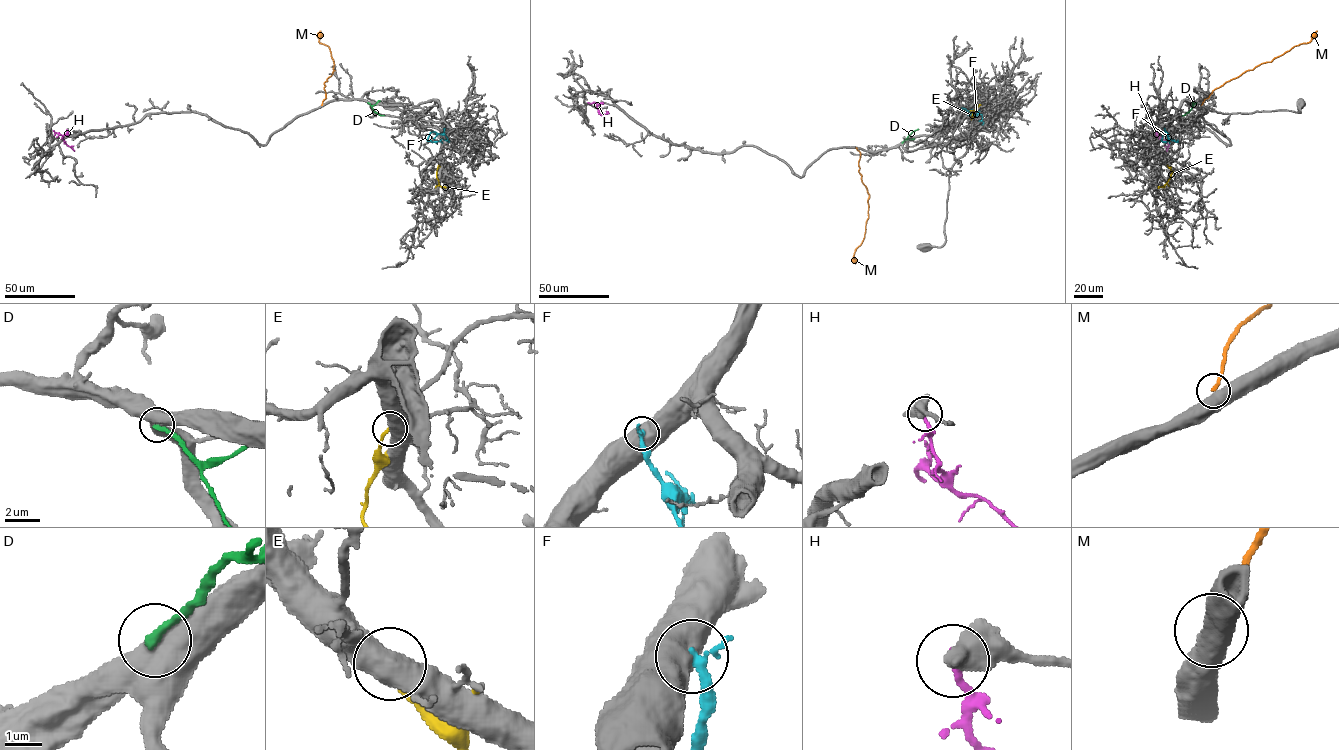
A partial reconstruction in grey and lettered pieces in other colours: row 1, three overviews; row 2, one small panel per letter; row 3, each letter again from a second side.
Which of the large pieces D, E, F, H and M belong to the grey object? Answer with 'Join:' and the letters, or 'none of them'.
Join: none of them

